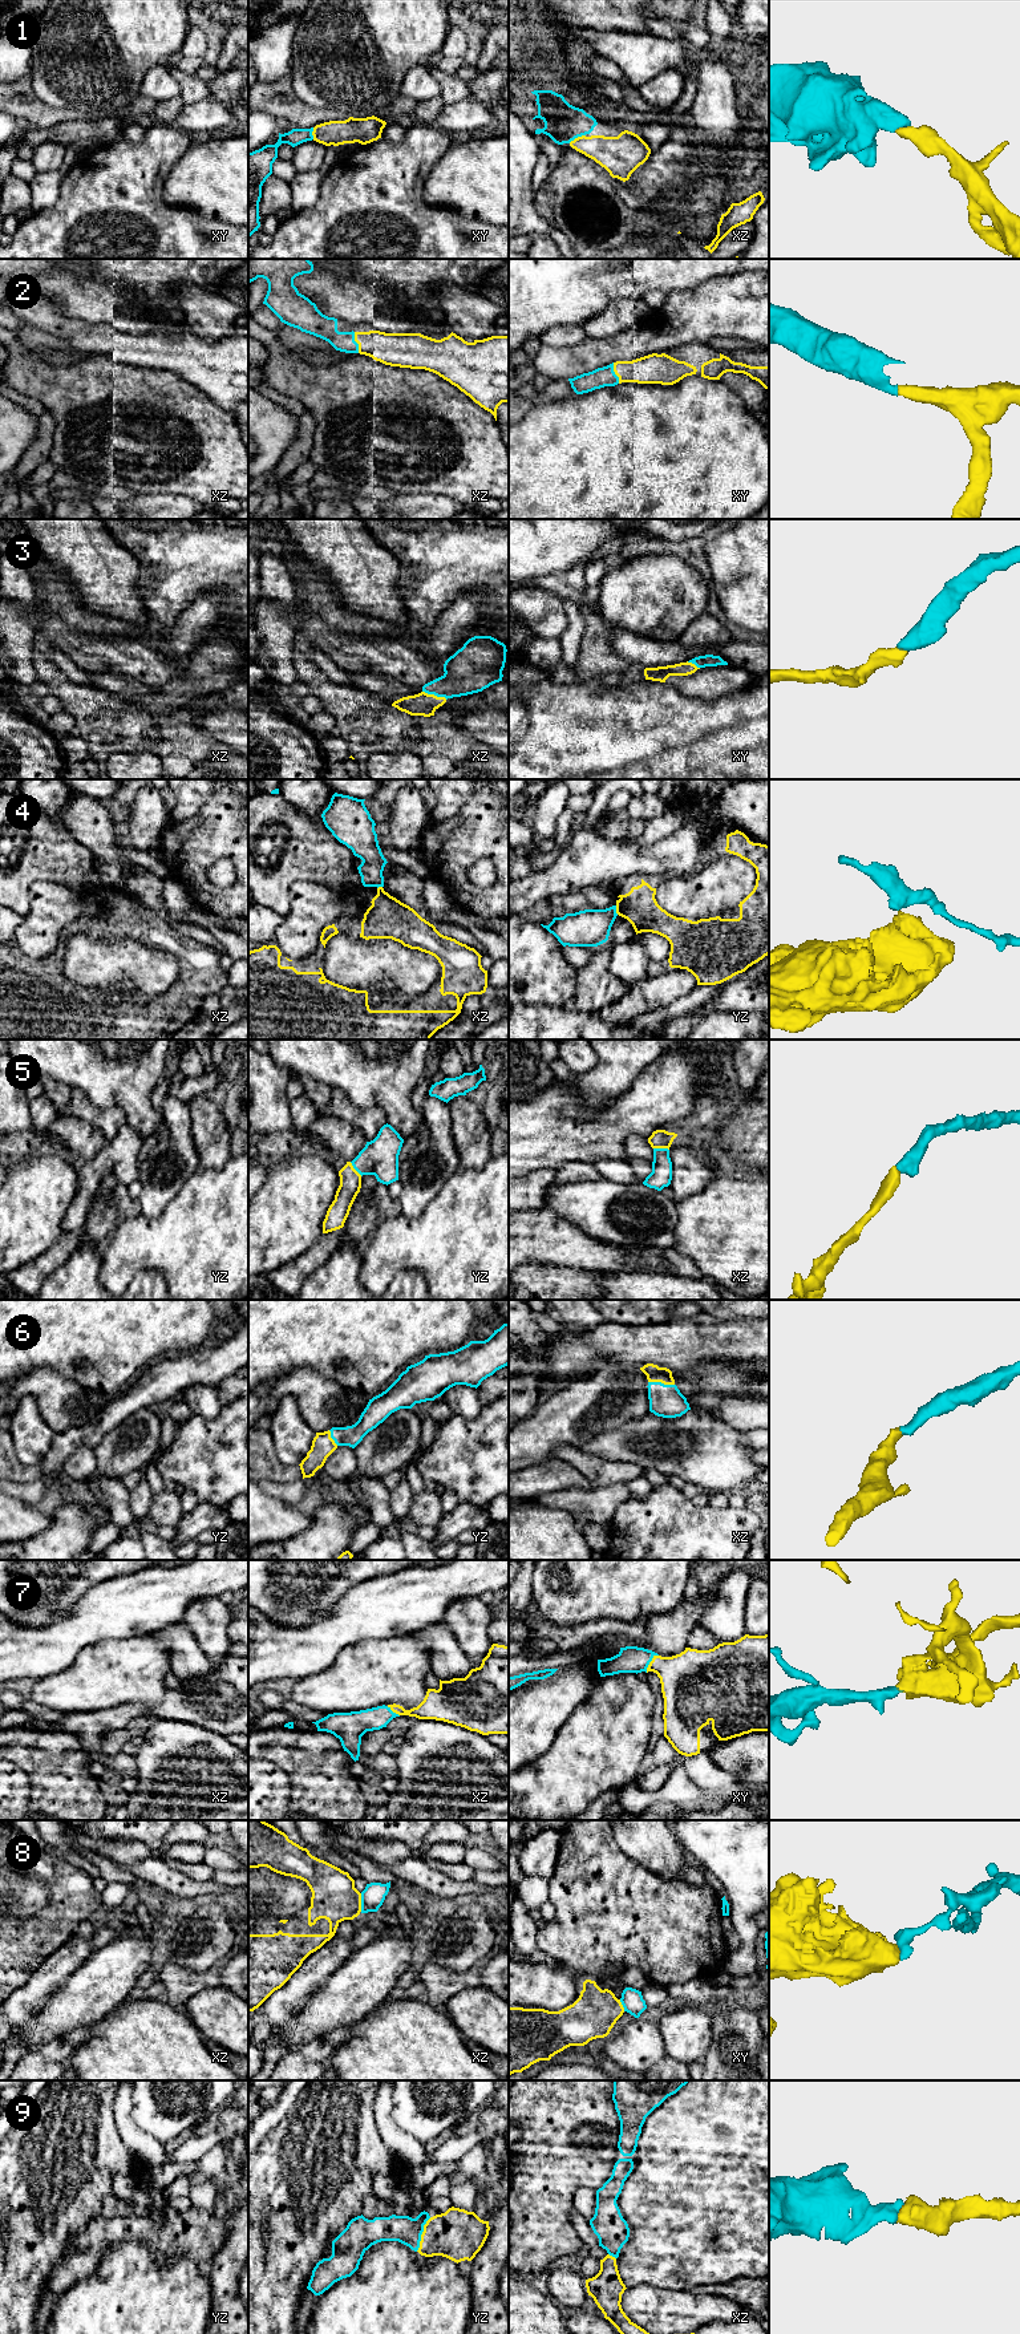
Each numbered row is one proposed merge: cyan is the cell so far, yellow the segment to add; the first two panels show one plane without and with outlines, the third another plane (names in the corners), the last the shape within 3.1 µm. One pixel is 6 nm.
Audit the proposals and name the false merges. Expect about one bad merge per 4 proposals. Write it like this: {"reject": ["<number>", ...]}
{"reject": ["4", "8"]}

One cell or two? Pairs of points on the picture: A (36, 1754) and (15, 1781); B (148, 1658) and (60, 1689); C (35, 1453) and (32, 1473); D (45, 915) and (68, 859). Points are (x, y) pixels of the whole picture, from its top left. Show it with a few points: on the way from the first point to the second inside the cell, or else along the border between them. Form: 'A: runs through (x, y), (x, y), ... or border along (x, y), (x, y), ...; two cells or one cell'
A: border along (19, 1767), (28, 1777), (31, 1800); two cells
B: runs through (126, 1672), (108, 1673), (81, 1688); one cell
C: border along (13, 1443), (13, 1451), (23, 1463), (37, 1466); two cells
D: border along (27, 890), (37, 880), (49, 880), (81, 892); two cells

